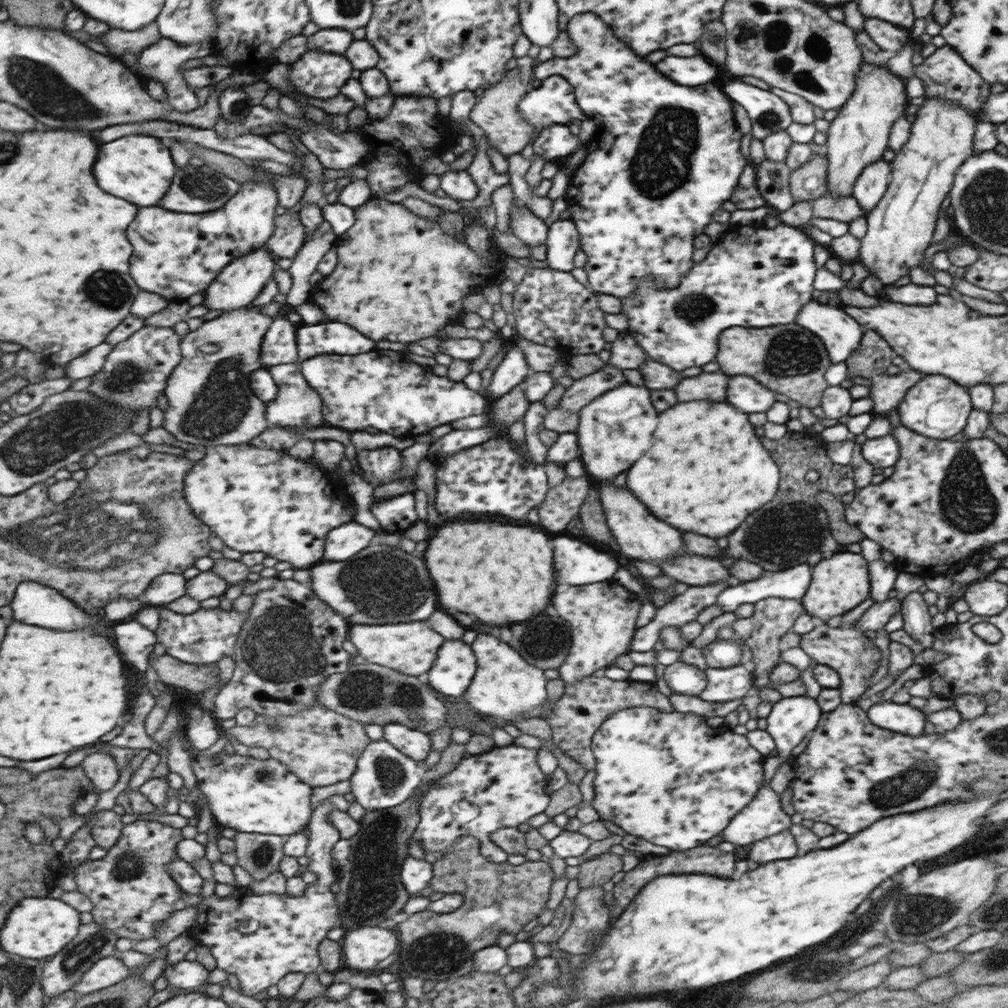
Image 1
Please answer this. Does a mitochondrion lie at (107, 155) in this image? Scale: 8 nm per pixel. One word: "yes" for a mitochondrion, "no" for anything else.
no

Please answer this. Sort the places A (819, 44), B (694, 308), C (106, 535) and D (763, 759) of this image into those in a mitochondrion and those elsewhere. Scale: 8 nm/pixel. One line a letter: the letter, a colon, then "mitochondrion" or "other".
A: mitochondrion
B: mitochondrion
C: mitochondrion
D: other

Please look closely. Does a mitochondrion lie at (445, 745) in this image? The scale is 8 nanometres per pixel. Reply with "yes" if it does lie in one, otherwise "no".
no

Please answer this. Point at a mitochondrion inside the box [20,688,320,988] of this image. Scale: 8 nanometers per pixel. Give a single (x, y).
(71, 963)

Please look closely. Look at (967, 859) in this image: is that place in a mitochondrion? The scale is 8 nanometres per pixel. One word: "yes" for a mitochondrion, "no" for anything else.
no

